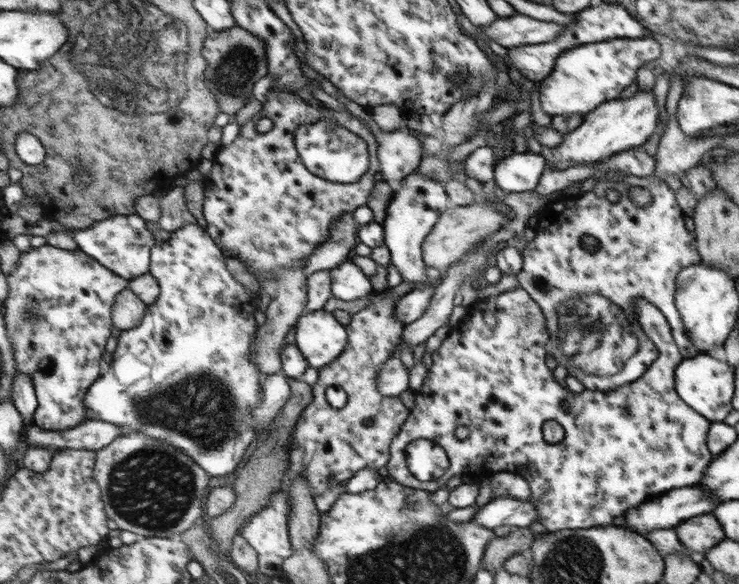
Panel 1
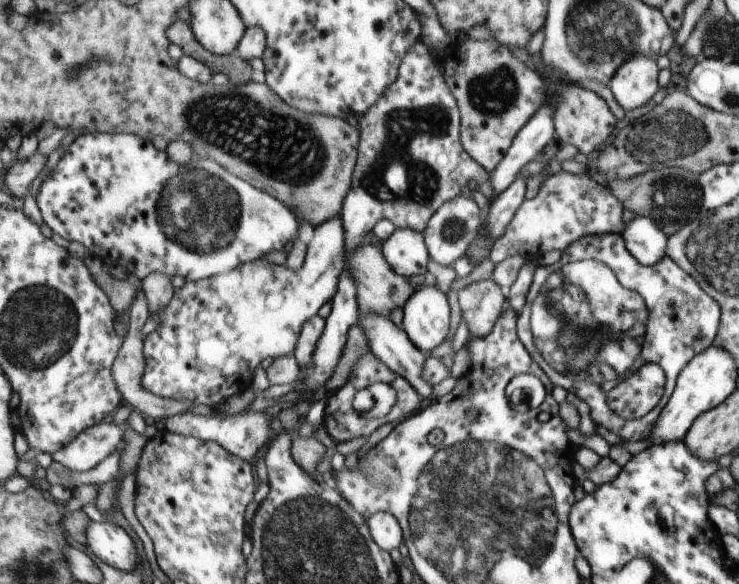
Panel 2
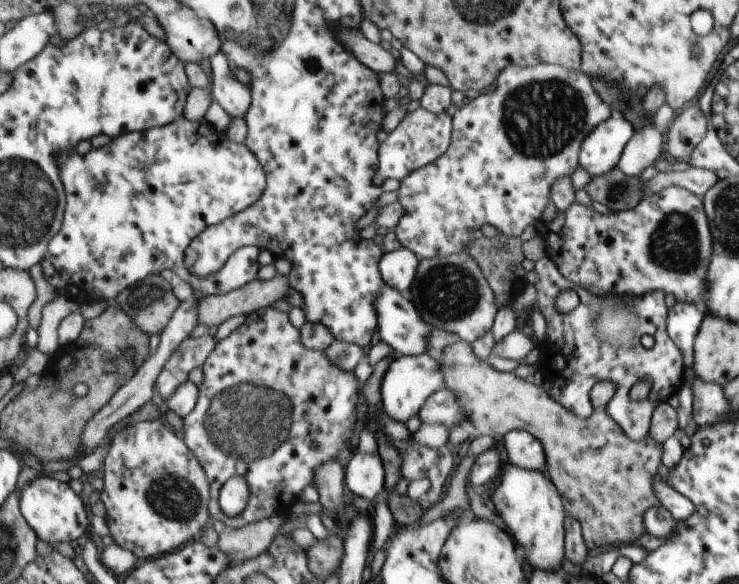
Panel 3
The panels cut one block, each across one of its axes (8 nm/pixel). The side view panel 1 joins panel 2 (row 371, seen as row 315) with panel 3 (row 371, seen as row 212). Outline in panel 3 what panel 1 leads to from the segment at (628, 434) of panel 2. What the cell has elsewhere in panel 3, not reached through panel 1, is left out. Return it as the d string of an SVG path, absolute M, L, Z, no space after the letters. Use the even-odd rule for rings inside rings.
M548 256L535 262L534 272L538 277L538 280L534 283L537 290L535 302L538 304L539 311L543 314L547 324L545 340L540 348L538 365L546 364L551 368L552 364L564 366L560 370L554 369L557 378L554 378L550 383L551 388L548 393L569 411L573 411L579 417L588 418L594 414L595 409L592 401L593 386L597 382L608 381L616 386L613 397L606 405L606 411L610 418L613 418L631 439L639 441L648 437L651 418L658 406L658 388L660 388L660 402L668 400L674 394L674 388L678 388L678 384L682 384L682 370L684 370L684 366L682 366L683 352L670 338L670 335L666 334L667 310L664 301L666 294L662 291L654 291L640 297L616 293L597 295L576 283L566 280L561 271L558 270L556 263ZM566 289L574 289L578 293L580 304L568 314L562 314L555 307L555 298L561 290ZM646 334L650 334L655 340L654 345L650 348L645 348L640 341L640 338L646 336ZM643 378L650 381L650 393L645 400L634 402L630 399L628 393L630 388Z

